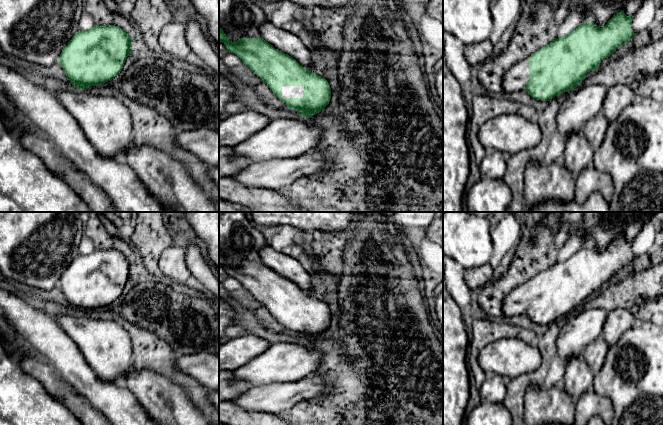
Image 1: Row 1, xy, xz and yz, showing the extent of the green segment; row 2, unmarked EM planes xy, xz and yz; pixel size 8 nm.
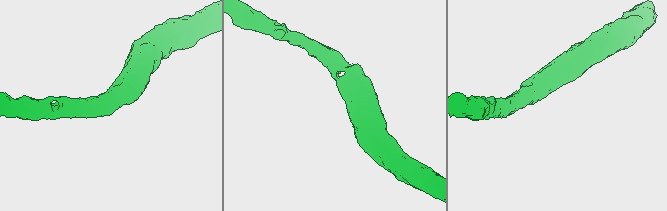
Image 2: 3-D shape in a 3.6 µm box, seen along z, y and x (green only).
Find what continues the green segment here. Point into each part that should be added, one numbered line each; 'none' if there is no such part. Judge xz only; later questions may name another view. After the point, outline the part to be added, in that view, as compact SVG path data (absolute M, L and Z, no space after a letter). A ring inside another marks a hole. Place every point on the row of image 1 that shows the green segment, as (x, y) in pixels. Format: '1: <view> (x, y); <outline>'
1: xz (282, 40); M271 21L260 26L260 35L275 49L291 56L306 69L311 67L316 56L296 35L273 25Z
2: xz (287, 91); M283 86L282 98L303 98L304 86Z

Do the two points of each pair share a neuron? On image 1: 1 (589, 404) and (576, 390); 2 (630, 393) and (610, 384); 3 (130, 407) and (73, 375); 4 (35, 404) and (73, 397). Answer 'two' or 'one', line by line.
1: two
2: one
3: one
4: two

